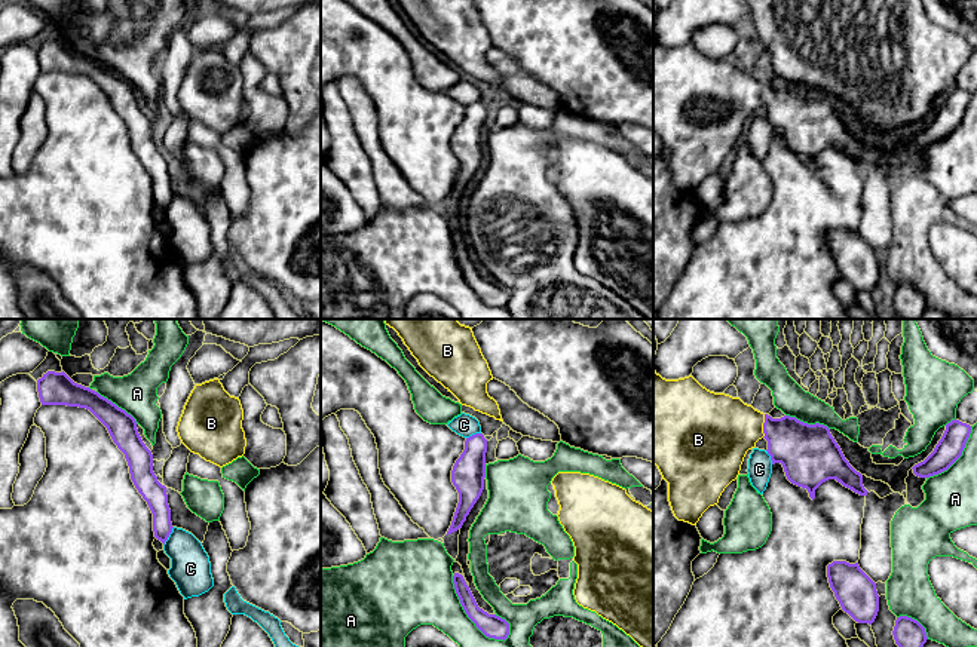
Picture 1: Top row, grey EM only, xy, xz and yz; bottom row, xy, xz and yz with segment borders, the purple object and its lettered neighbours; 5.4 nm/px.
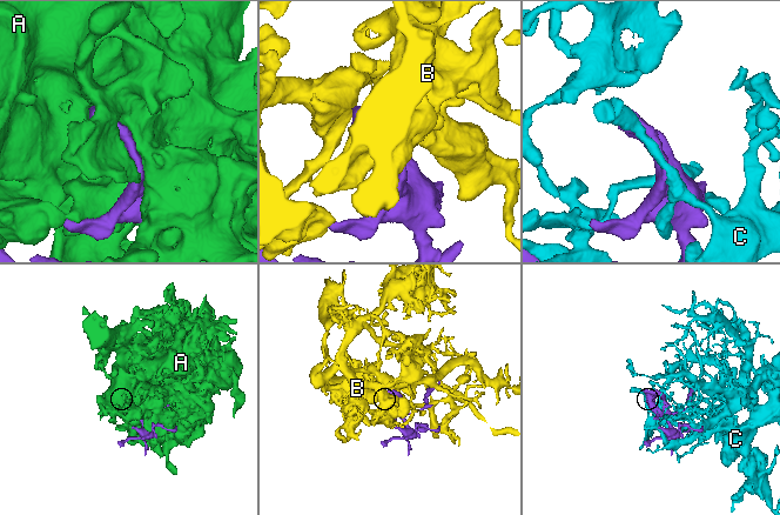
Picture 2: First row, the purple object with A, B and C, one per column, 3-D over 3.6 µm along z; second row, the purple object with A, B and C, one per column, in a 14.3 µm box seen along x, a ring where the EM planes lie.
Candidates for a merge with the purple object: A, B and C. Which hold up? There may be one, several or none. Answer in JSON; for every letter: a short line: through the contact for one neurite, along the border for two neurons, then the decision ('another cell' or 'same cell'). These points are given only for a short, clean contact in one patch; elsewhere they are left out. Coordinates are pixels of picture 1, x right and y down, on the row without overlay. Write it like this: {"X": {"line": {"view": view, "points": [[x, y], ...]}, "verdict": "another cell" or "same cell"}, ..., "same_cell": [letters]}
{"A": {"verdict": "another cell"}, "B": {"line": {"view": "yz", "points": [[802, 116], [784, 103], [763, 94], [717, 98]]}, "verdict": "same cell"}, "C": {"verdict": "another cell"}, "same_cell": ["B"]}

